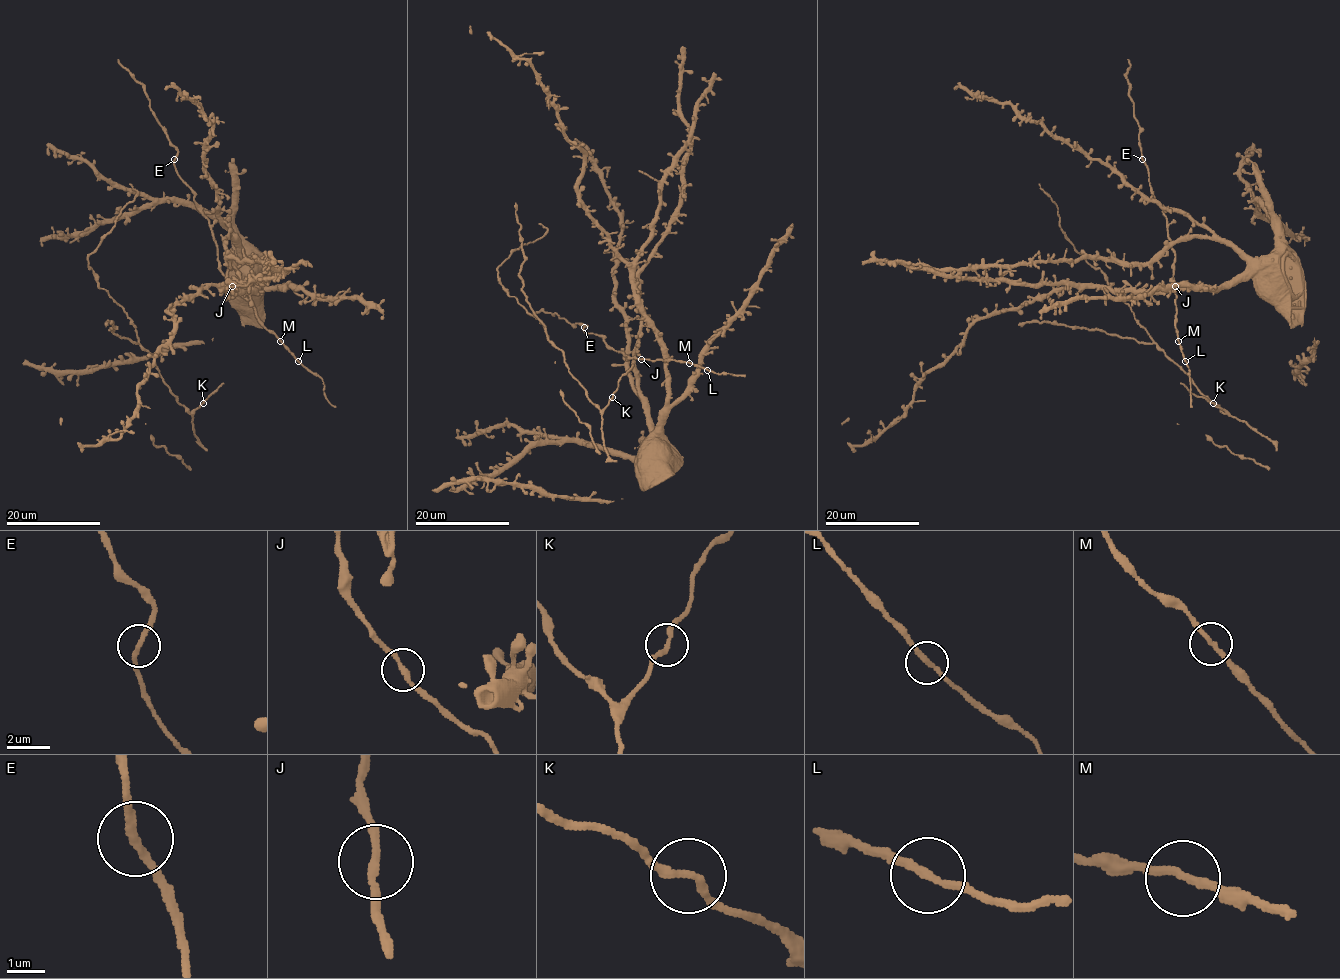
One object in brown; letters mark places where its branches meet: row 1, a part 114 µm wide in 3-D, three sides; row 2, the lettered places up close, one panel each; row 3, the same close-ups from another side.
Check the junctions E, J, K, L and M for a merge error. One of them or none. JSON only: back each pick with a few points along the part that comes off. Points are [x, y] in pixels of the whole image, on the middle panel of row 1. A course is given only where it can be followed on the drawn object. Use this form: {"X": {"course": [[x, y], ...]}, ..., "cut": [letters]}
{"cut": []}

